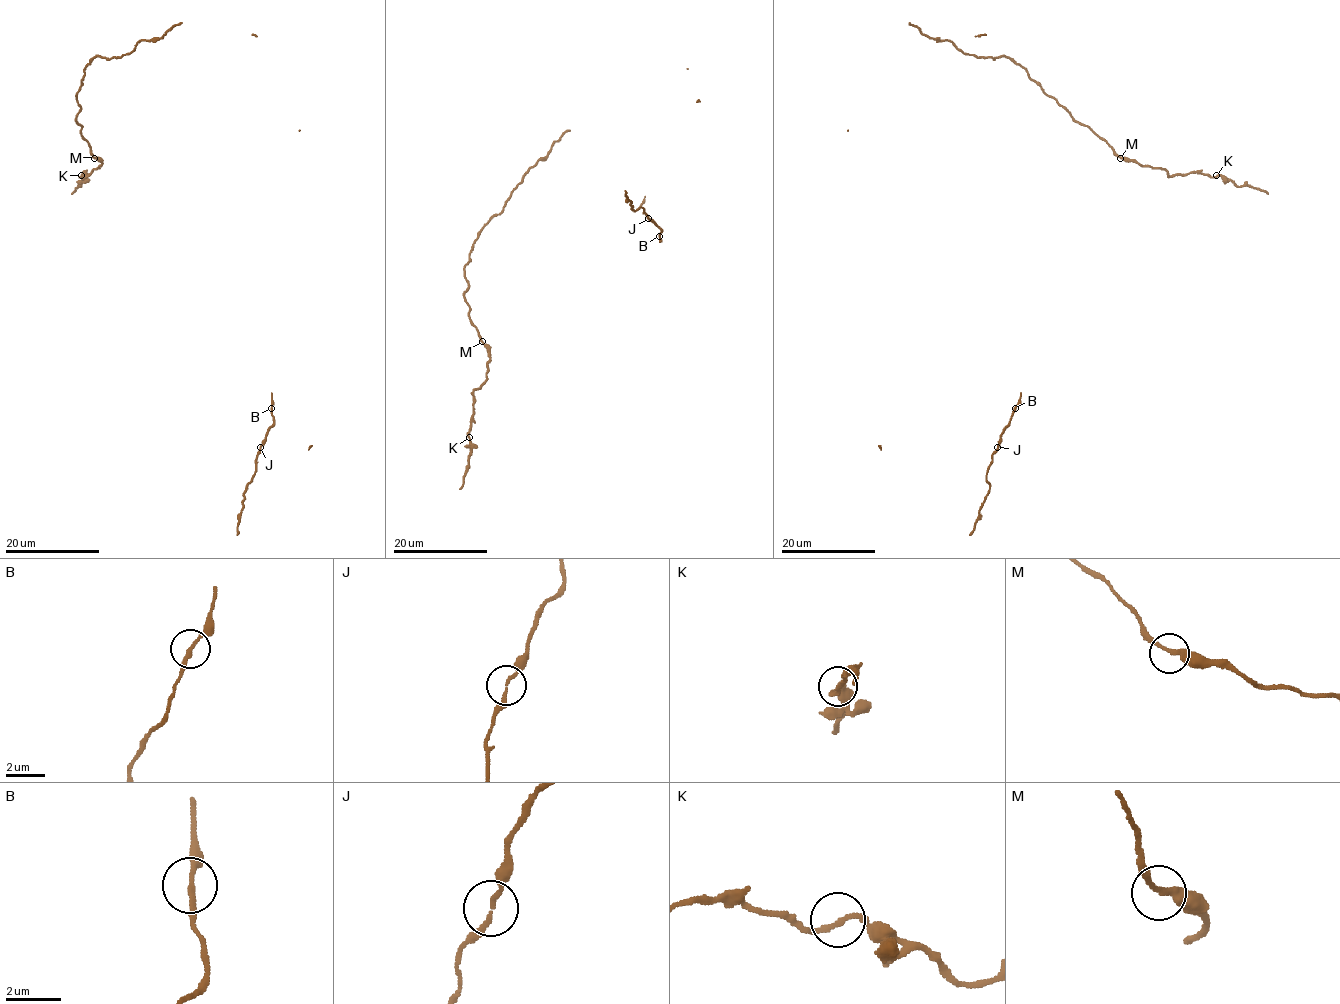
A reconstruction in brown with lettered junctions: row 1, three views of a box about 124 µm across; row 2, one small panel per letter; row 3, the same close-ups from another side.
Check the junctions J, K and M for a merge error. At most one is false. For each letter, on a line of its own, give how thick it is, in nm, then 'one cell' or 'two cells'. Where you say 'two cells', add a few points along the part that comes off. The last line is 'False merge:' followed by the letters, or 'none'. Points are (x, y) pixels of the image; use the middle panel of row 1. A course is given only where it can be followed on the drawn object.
J: 160 nm | one cell
K: 160 nm | one cell
M: 170 nm | one cell
False merge: none

